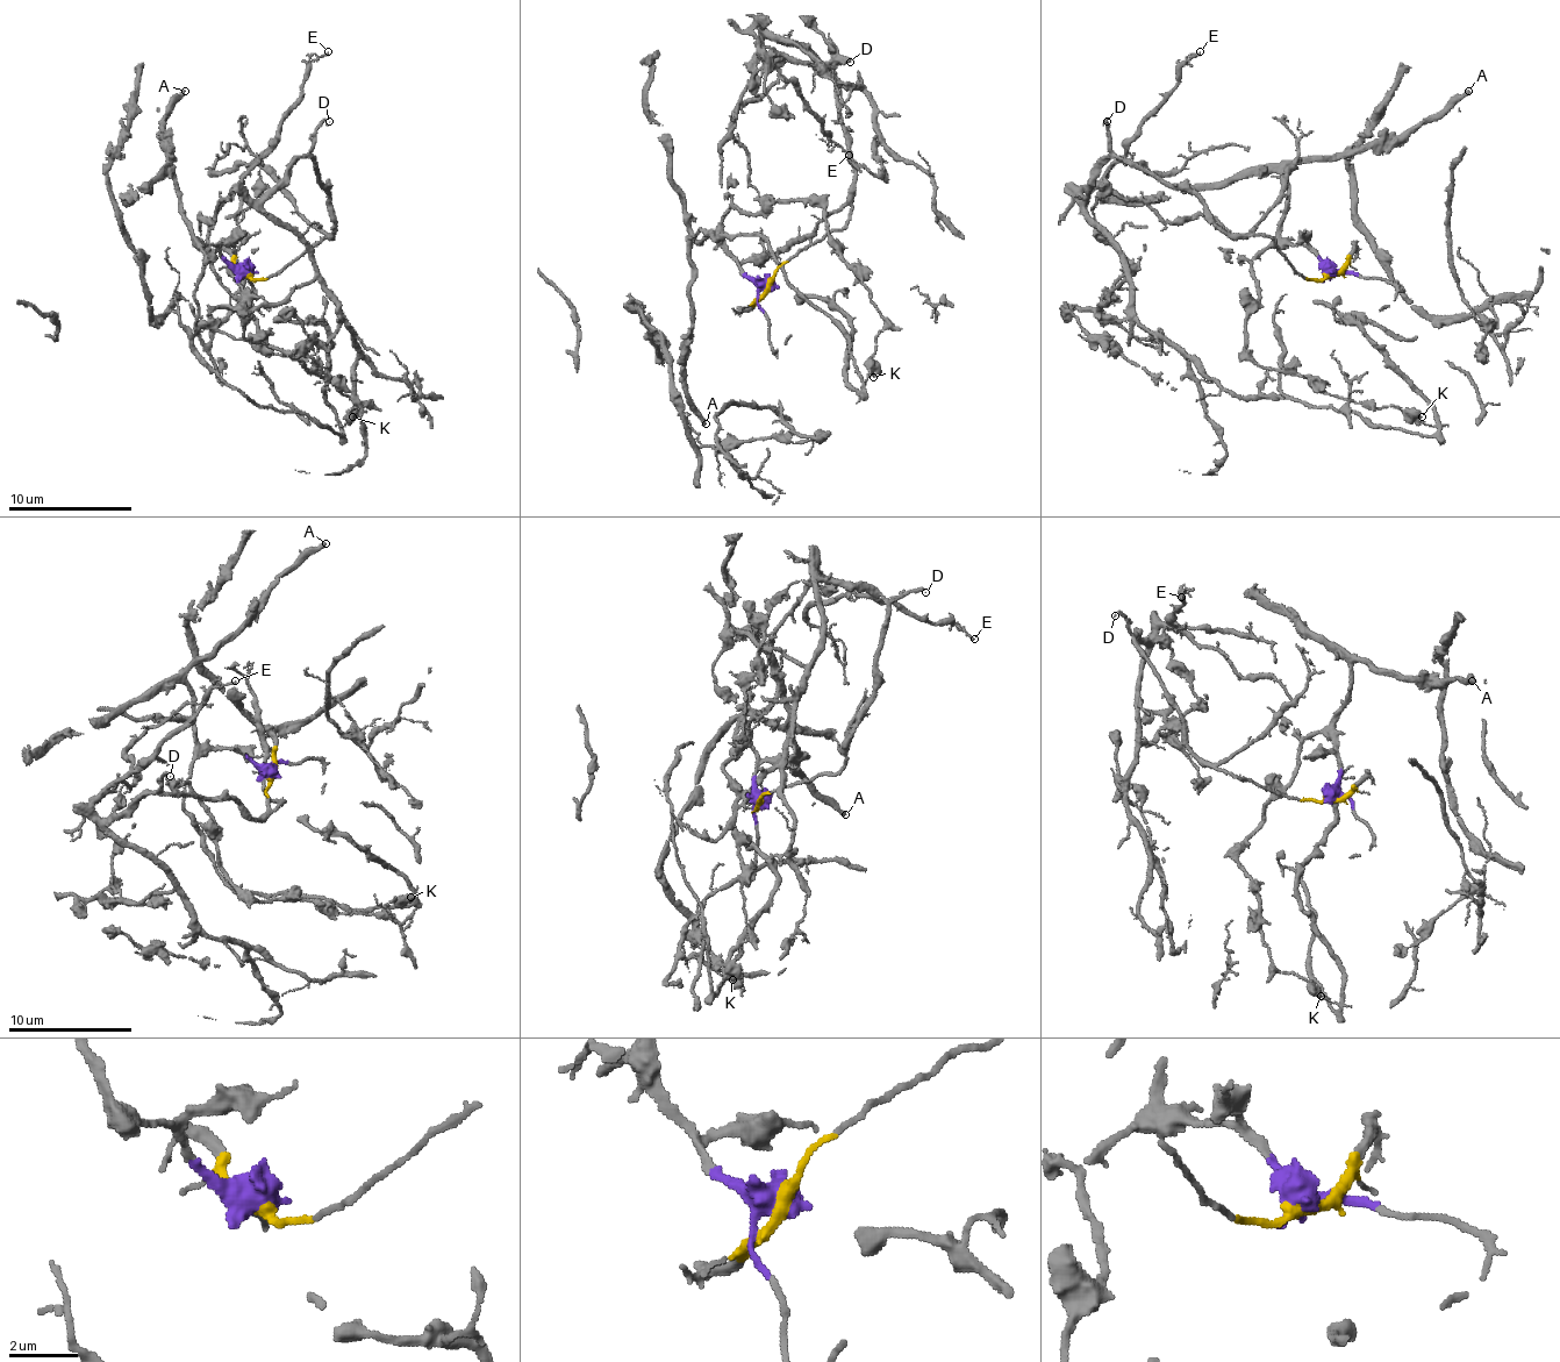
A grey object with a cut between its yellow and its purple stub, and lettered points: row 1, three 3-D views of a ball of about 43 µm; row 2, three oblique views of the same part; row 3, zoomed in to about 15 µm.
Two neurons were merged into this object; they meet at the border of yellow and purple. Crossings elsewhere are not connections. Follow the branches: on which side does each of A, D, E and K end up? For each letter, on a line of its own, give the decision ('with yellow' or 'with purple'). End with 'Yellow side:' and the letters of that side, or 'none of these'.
A: with purple
D: with yellow
E: with yellow
K: with purple
Yellow side: D, E

